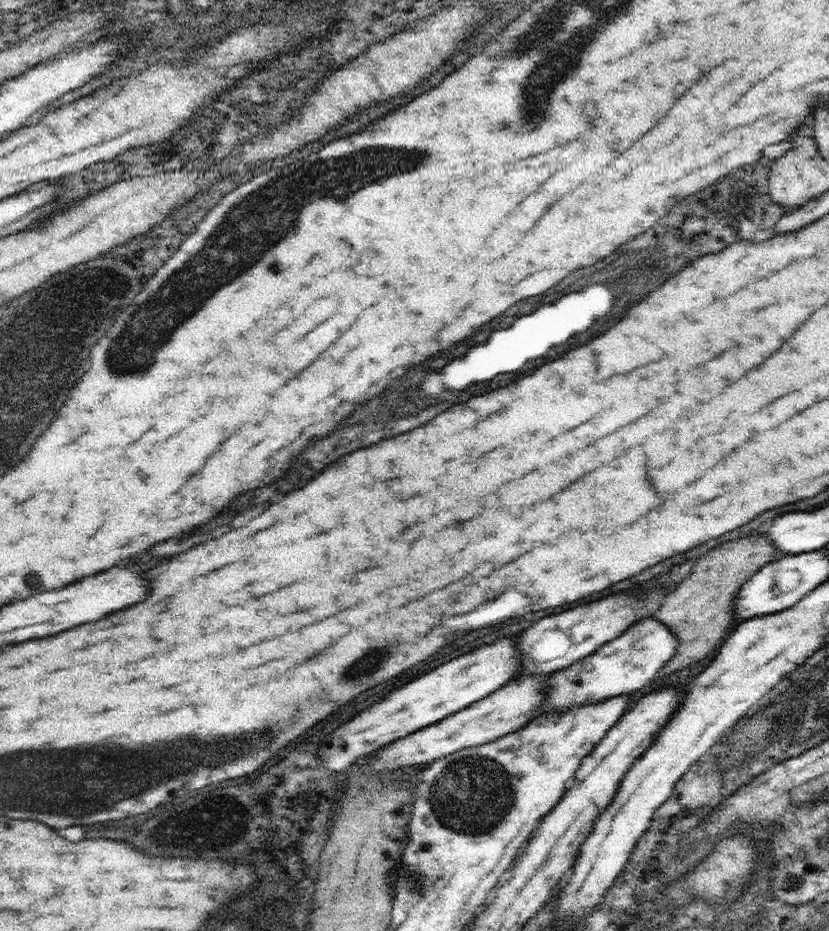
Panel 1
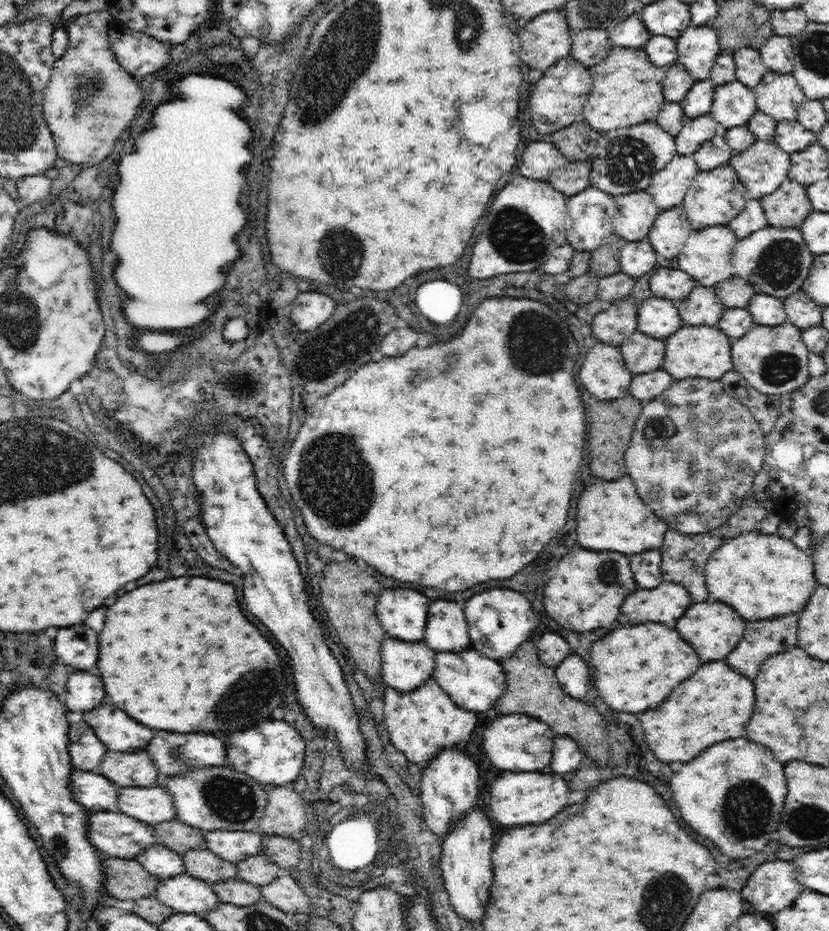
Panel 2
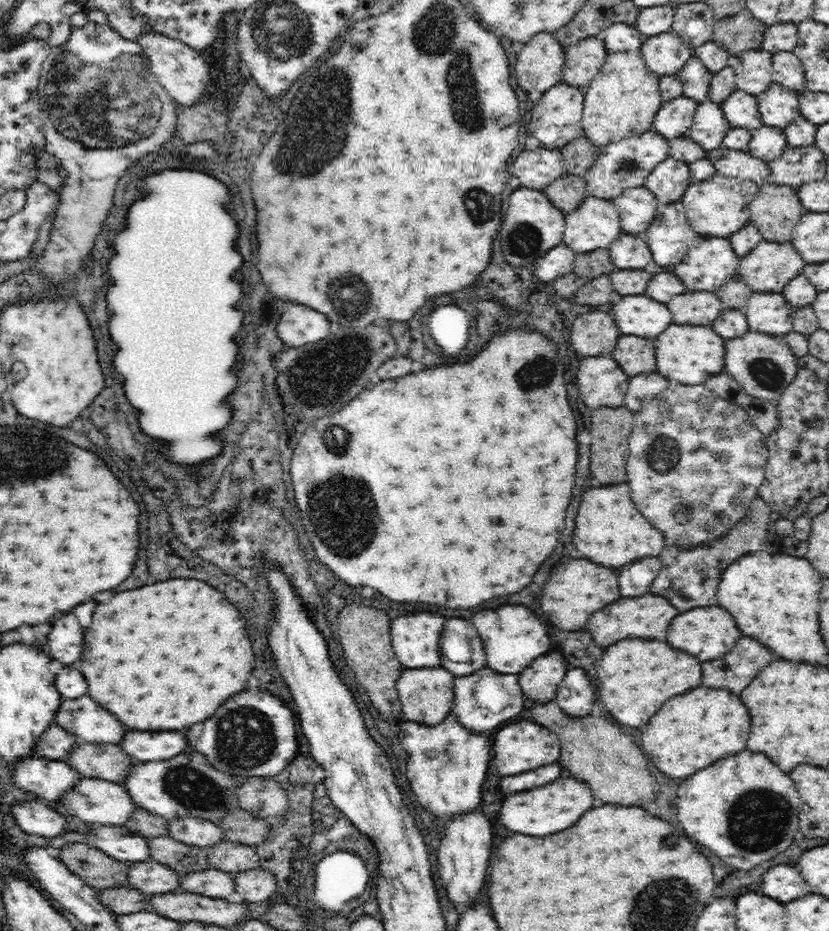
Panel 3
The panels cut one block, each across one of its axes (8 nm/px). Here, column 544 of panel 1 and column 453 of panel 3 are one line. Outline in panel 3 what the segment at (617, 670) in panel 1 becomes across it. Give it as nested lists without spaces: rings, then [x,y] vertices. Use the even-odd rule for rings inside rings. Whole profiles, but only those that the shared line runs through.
[[[486,666],[454,679],[454,700],[451,711],[466,729],[486,732],[506,724],[510,718],[518,716],[528,706],[528,700],[518,684],[517,674],[502,674]]]

